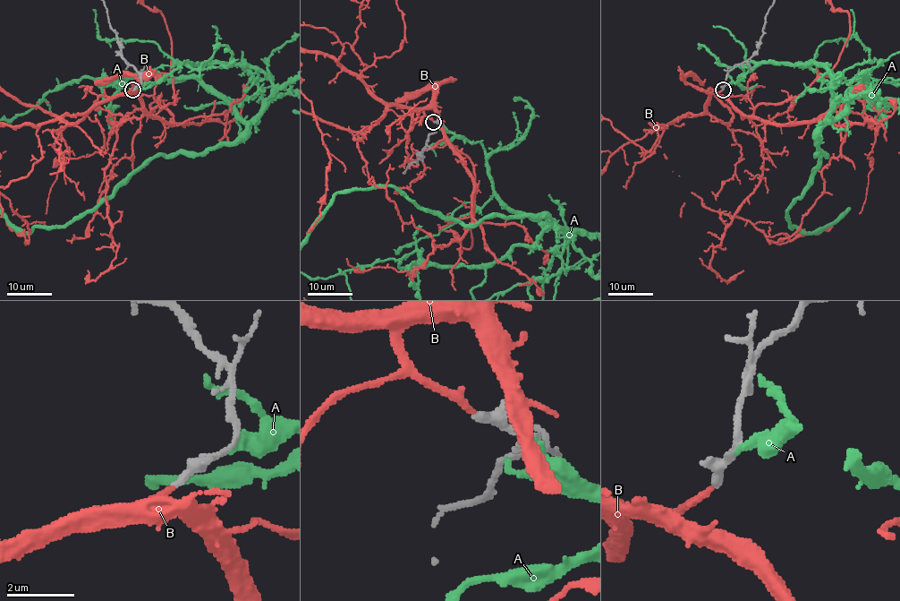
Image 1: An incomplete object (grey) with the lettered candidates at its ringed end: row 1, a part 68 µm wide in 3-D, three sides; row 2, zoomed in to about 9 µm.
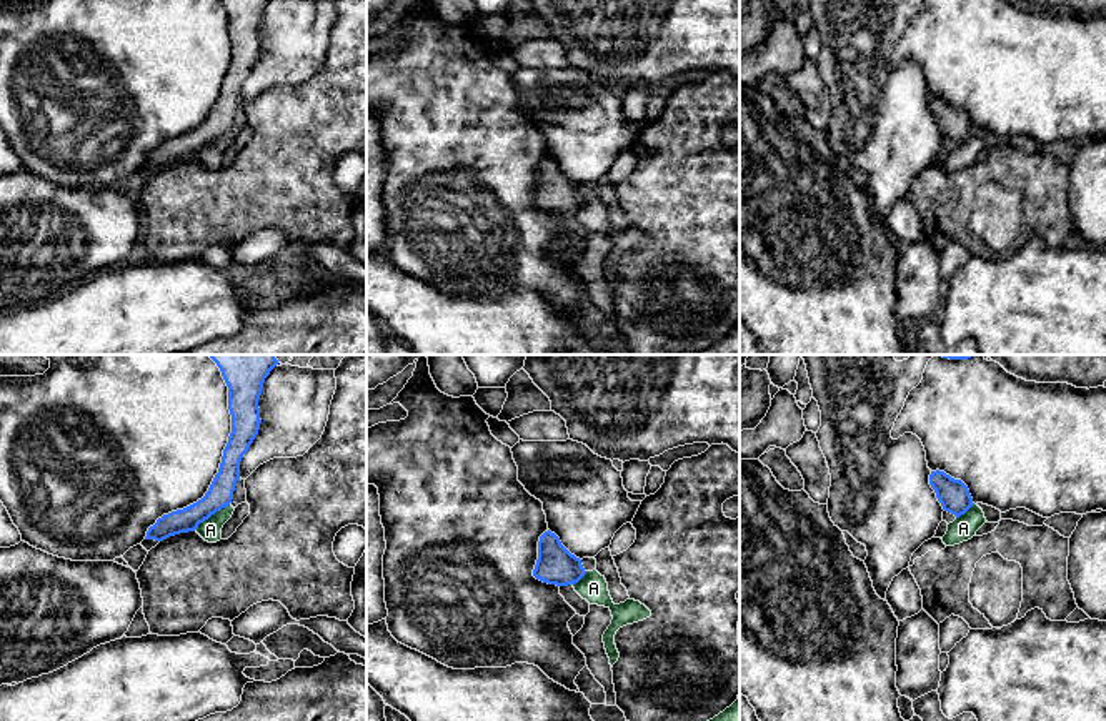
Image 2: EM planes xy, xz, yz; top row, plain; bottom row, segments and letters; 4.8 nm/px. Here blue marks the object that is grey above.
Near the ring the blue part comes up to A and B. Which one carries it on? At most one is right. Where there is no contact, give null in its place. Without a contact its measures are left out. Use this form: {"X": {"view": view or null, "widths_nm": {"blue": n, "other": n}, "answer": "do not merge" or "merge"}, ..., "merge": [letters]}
{"A": {"view": "xy", "widths_nm": {"blue": 130, "other": 110}, "answer": "do not merge"}, "B": {"view": null, "answer": "merge"}, "merge": ["B"]}

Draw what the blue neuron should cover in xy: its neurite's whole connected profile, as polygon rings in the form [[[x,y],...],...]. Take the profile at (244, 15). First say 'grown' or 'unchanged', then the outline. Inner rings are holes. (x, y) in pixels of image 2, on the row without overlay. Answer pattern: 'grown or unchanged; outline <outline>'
unchanged; outline [[[222,0],[228,13],[232,60],[223,77],[218,100],[208,118],[197,130],[163,142],[148,155],[145,167],[163,168],[170,163],[195,158],[200,150],[228,133],[240,107],[240,88],[260,57],[258,27],[270,0]]]

